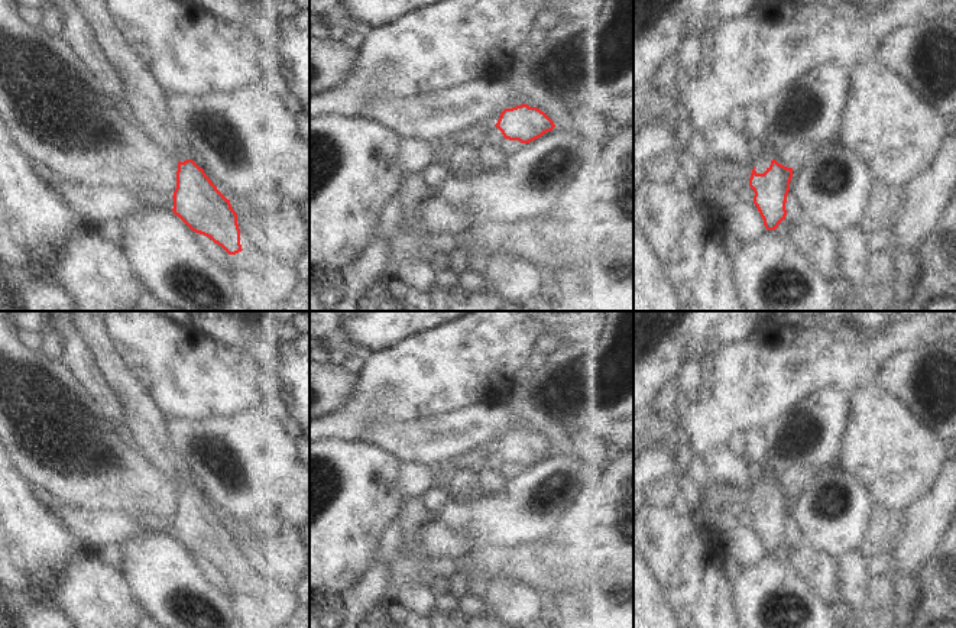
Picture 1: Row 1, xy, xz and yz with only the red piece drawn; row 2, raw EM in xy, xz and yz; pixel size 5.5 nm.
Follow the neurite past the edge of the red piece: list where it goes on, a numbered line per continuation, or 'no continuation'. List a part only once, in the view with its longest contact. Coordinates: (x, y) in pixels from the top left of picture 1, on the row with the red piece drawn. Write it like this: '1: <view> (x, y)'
1: yz (764, 152)

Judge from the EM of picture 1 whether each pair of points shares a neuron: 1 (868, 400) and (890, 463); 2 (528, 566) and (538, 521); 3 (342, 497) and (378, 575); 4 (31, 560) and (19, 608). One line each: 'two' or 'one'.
1: one
2: two
3: two
4: two

